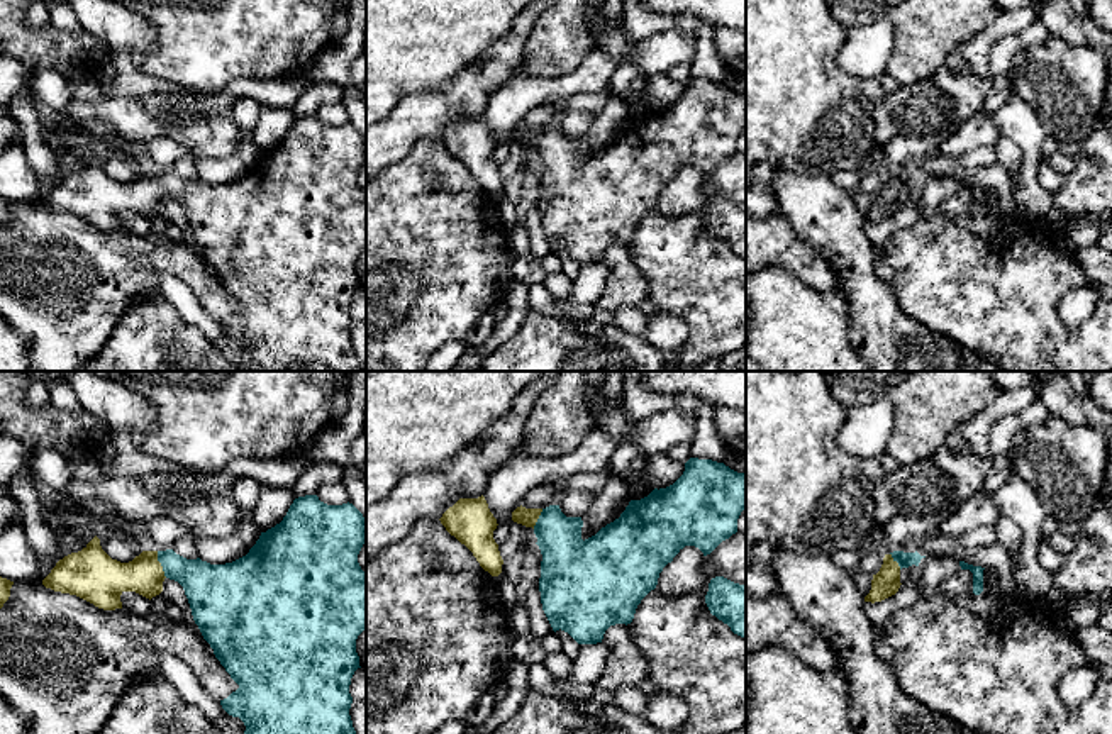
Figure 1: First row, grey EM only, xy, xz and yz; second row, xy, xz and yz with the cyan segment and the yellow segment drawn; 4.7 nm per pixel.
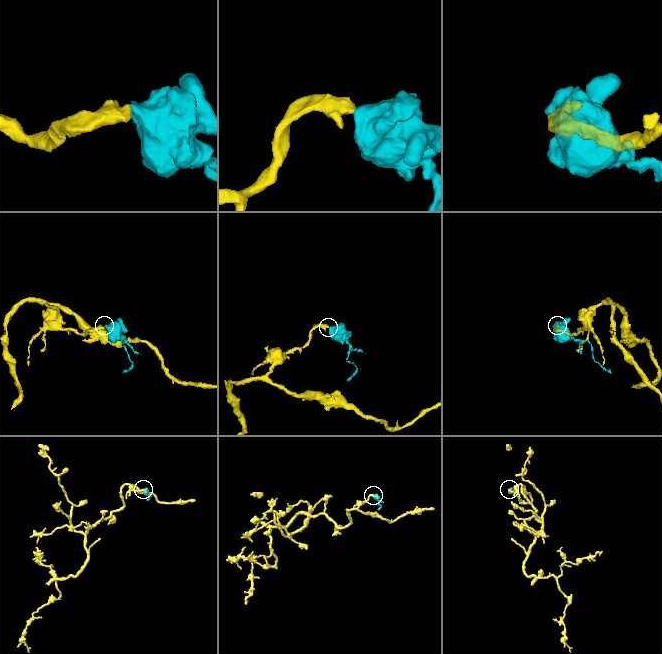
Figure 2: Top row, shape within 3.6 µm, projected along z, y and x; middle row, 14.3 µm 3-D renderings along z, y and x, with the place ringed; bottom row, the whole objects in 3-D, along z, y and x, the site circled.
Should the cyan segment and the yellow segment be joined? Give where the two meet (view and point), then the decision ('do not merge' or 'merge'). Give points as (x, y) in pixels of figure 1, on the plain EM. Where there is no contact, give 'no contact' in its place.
xy (161, 185) | merge

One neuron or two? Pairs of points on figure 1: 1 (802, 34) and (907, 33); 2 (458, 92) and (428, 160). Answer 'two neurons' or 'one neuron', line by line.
1: two neurons
2: two neurons

